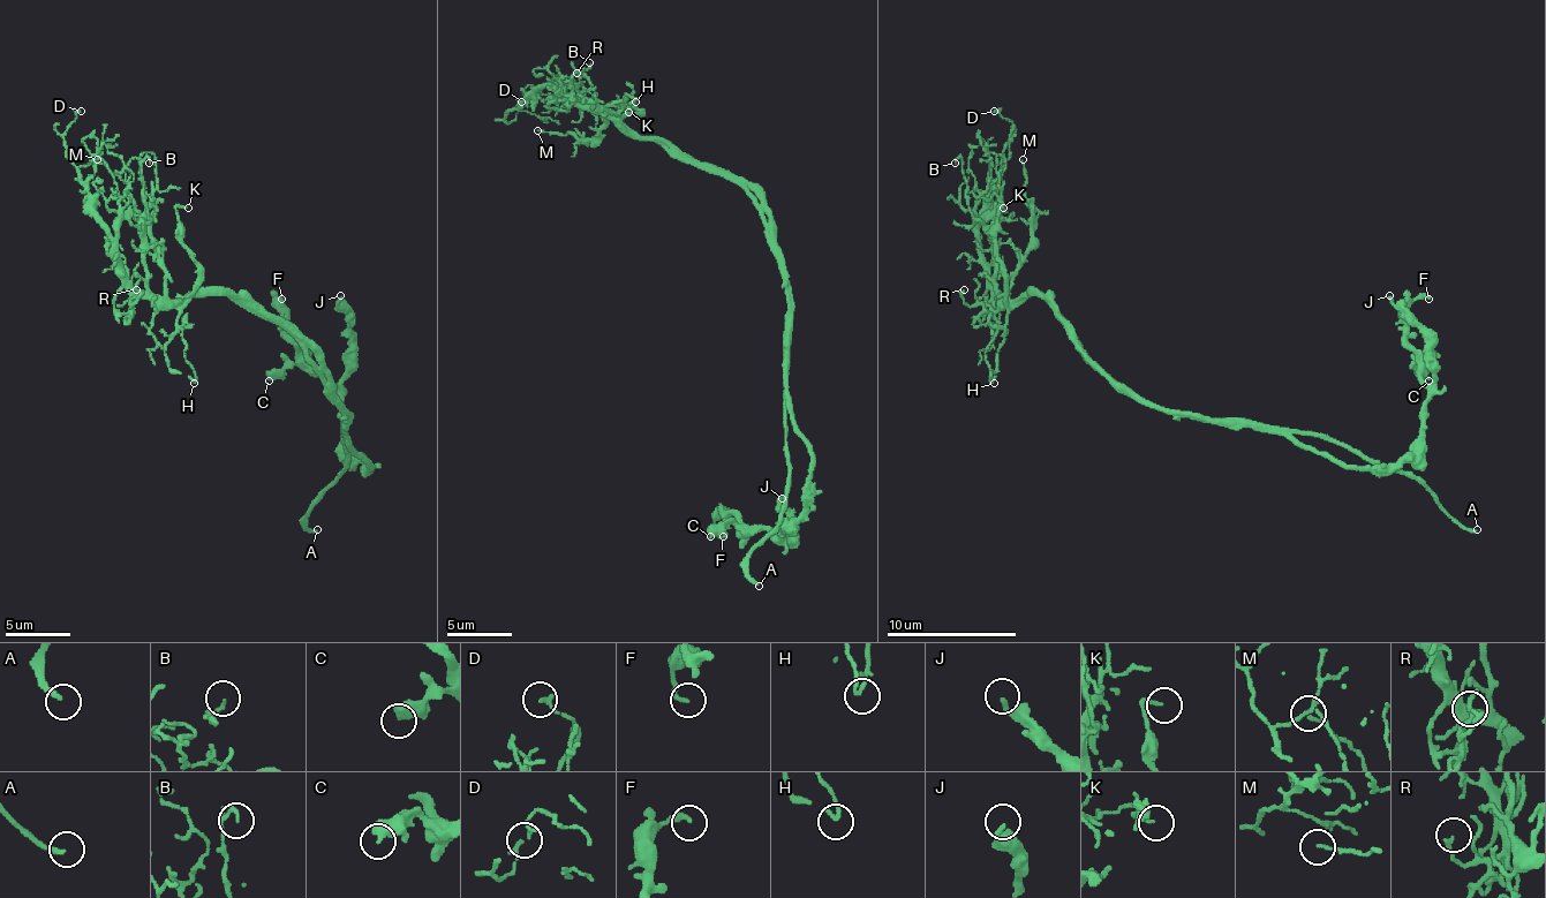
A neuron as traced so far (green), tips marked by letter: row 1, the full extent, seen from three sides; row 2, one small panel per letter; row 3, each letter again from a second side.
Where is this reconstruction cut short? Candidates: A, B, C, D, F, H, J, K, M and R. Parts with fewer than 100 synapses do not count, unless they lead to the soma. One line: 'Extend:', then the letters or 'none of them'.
Extend: A

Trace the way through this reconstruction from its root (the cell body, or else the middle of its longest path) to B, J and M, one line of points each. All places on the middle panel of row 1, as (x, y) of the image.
B: (775, 241), (775, 221), (736, 183), (684, 160), (658, 137), (628, 137), (600, 114), (583, 98), (589, 62)
J: (775, 241), (787, 284), (787, 404), (811, 452), (811, 504), (784, 540), (791, 511), (782, 498)
M: (775, 241), (775, 221), (736, 183), (684, 160), (658, 137), (628, 137), (609, 118), (583, 141), (537, 130)

